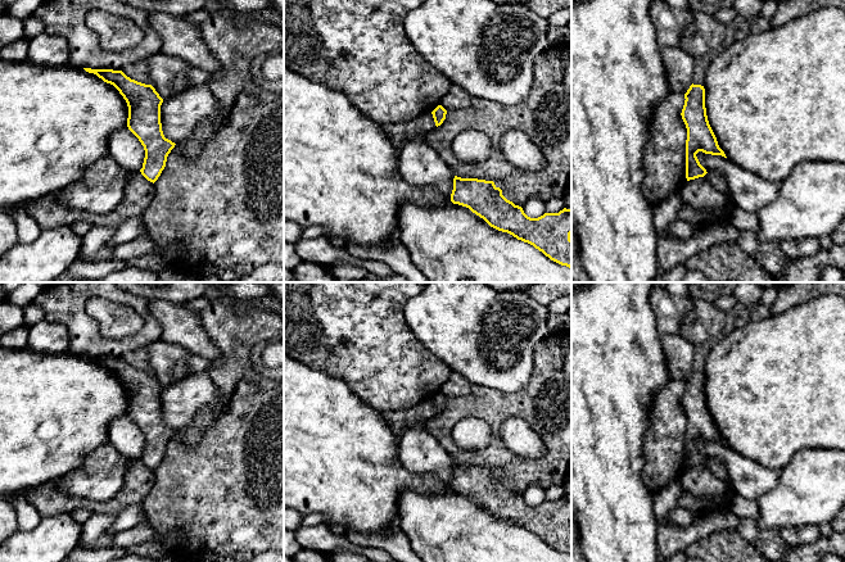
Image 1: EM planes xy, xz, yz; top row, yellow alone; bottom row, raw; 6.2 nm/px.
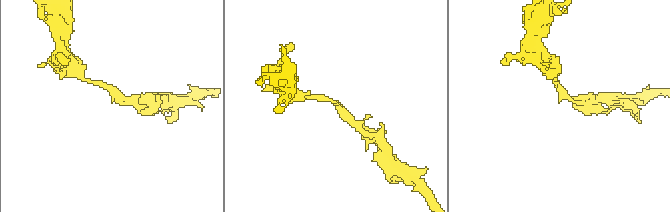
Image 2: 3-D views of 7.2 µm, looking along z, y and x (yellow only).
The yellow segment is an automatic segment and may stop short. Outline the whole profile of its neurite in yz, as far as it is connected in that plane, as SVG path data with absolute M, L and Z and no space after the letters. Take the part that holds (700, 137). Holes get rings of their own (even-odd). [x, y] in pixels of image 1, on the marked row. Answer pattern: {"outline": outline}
{"outline": "M692 83L684 94L684 99L681 115L687 128L686 178L690 181L704 177L708 173L696 157L699 151L727 157L719 148L708 121L704 86Z"}

